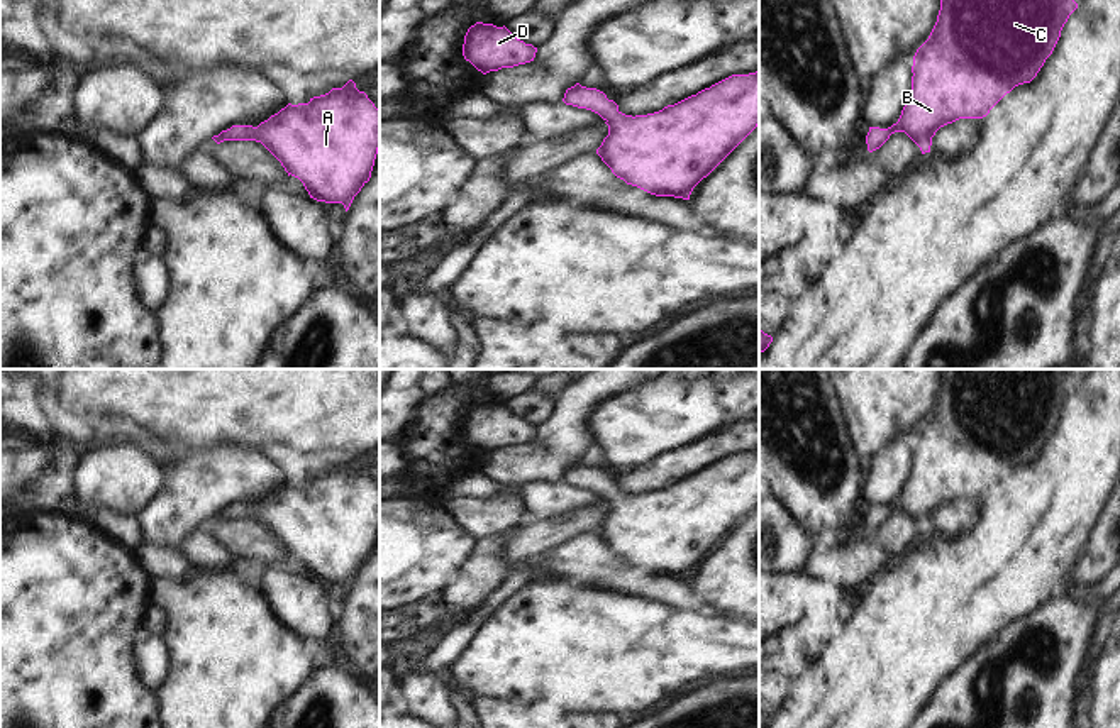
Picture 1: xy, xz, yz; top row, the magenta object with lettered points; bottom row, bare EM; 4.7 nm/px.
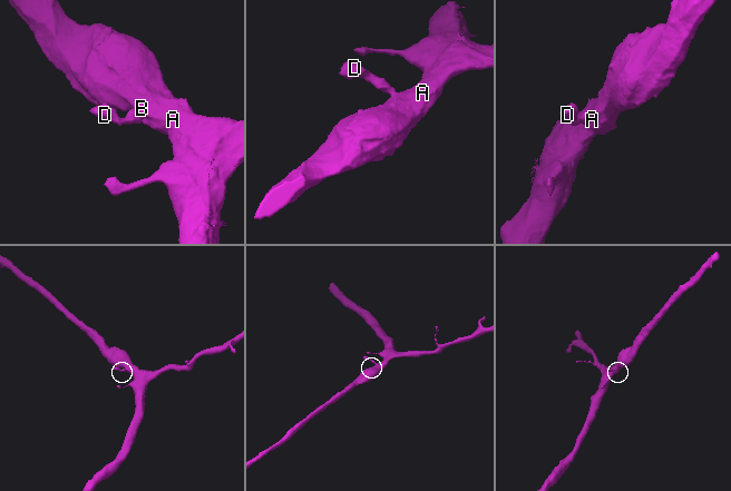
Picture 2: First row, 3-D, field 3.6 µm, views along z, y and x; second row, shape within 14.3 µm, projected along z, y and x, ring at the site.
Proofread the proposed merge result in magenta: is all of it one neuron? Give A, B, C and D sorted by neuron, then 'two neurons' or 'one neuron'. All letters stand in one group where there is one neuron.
groups A B C D; one neuron

